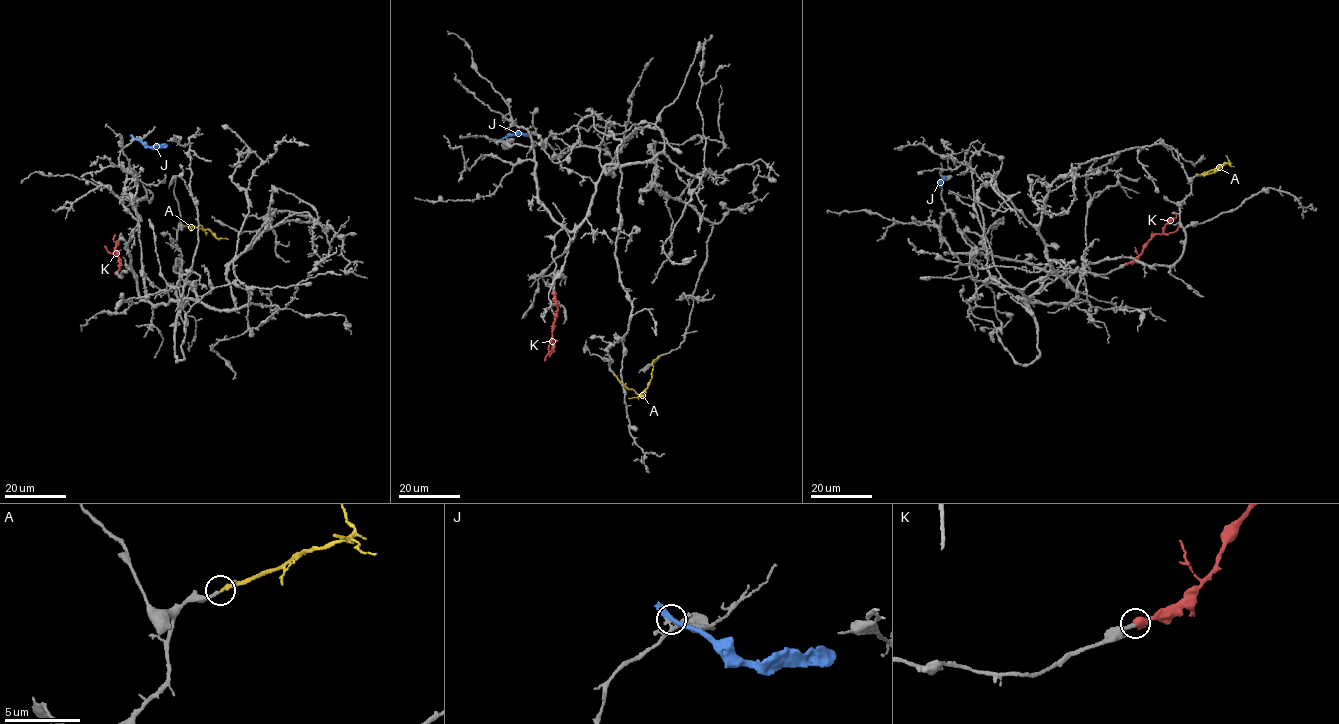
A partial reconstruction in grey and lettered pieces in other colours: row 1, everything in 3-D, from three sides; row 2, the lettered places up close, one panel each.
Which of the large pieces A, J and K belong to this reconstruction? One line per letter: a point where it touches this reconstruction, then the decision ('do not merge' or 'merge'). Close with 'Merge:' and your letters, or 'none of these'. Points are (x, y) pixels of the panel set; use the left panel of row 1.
A: (182, 225) | merge
J: (133, 138) | do not merge
K: (117, 272) | merge
Merge: A, K

